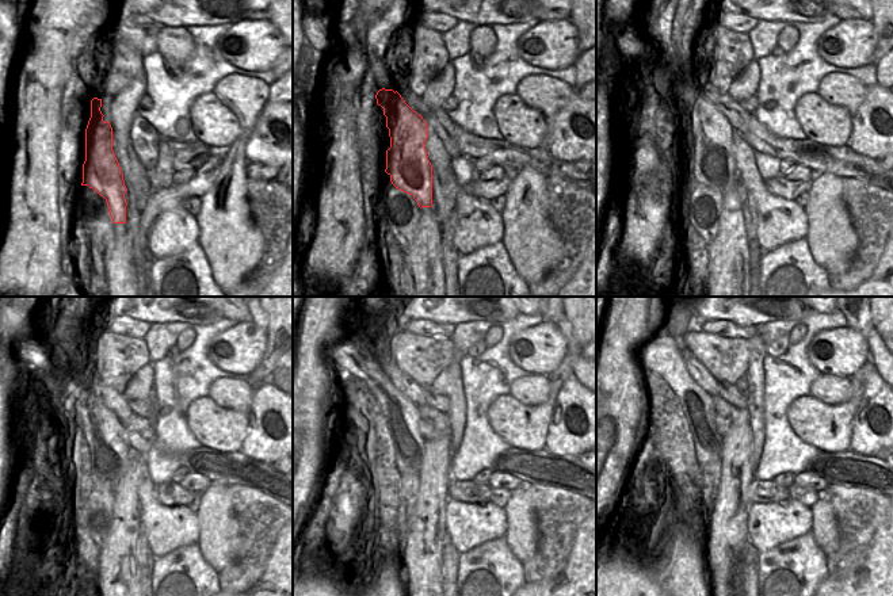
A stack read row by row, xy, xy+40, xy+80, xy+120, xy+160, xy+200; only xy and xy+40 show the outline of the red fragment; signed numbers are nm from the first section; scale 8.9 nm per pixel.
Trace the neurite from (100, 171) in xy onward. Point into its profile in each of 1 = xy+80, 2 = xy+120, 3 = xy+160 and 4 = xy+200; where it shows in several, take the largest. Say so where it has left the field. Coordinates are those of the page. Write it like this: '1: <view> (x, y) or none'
1: xy+80 (714, 165)
2: xy+120 (105, 432)
3: xy+160 (401, 416)
4: xy+200 (698, 407)

